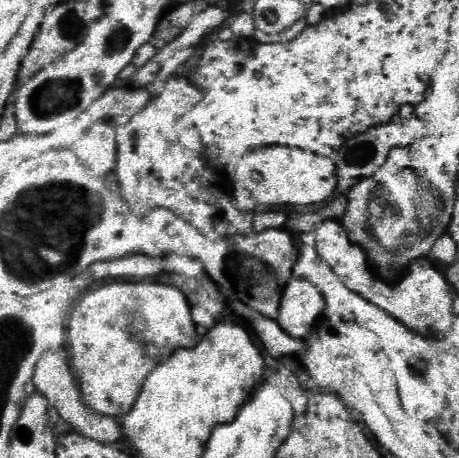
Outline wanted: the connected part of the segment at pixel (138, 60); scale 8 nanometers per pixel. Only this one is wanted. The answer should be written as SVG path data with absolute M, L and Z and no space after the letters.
M144 44L144 46L140 46L140 50L138 50L136 58L134 58L134 64L136 64L136 66L142 66L142 64L148 62L154 54L156 54L156 48L154 48L152 44Z

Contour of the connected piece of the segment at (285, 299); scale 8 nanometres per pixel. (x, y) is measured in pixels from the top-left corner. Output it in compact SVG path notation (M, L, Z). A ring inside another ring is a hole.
M292 278L282 294L278 324L290 336L304 338L324 312L324 296L306 278Z

